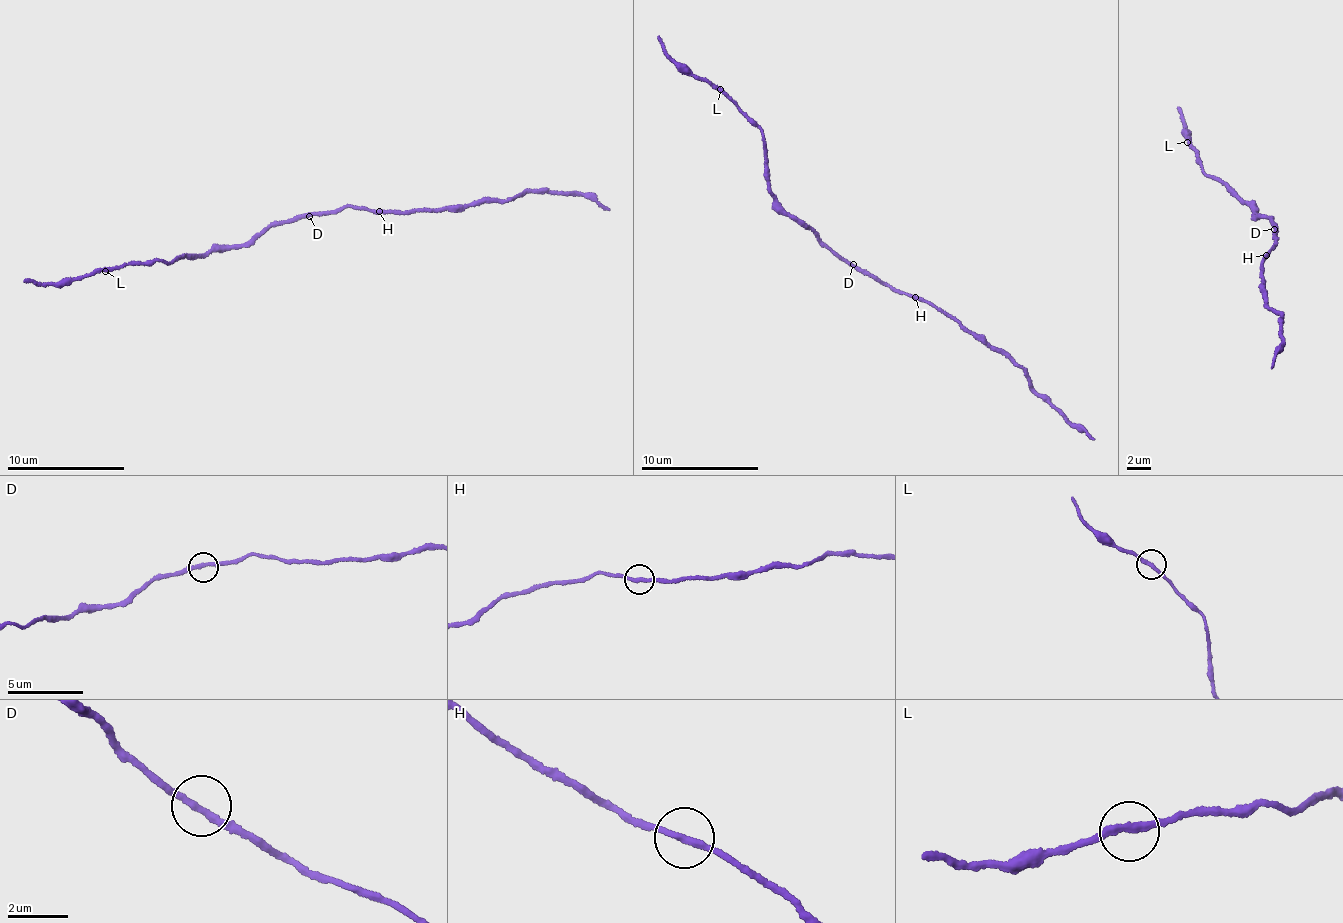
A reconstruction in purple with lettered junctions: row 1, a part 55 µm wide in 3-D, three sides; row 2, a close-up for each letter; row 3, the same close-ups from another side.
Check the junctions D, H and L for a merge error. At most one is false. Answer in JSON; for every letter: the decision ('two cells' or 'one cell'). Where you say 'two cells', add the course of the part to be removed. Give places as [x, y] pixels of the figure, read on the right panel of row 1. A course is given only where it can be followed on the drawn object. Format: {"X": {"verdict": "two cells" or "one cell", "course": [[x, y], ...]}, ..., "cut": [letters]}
{"D": {"verdict": "one cell"}, "H": {"verdict": "two cells", "course": [[1267, 255], [1259, 269], [1259, 291], [1266, 305], [1281, 317], [1277, 332], [1282, 345], [1274, 353], [1270, 368]]}, "L": {"verdict": "one cell"}, "cut": ["H"]}

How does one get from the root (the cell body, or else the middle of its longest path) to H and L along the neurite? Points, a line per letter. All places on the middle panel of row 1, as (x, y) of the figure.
H: (851, 264), (914, 298)
L: (851, 264), (820, 240), (820, 234), (795, 221), (772, 194), (761, 131), (720, 89)

